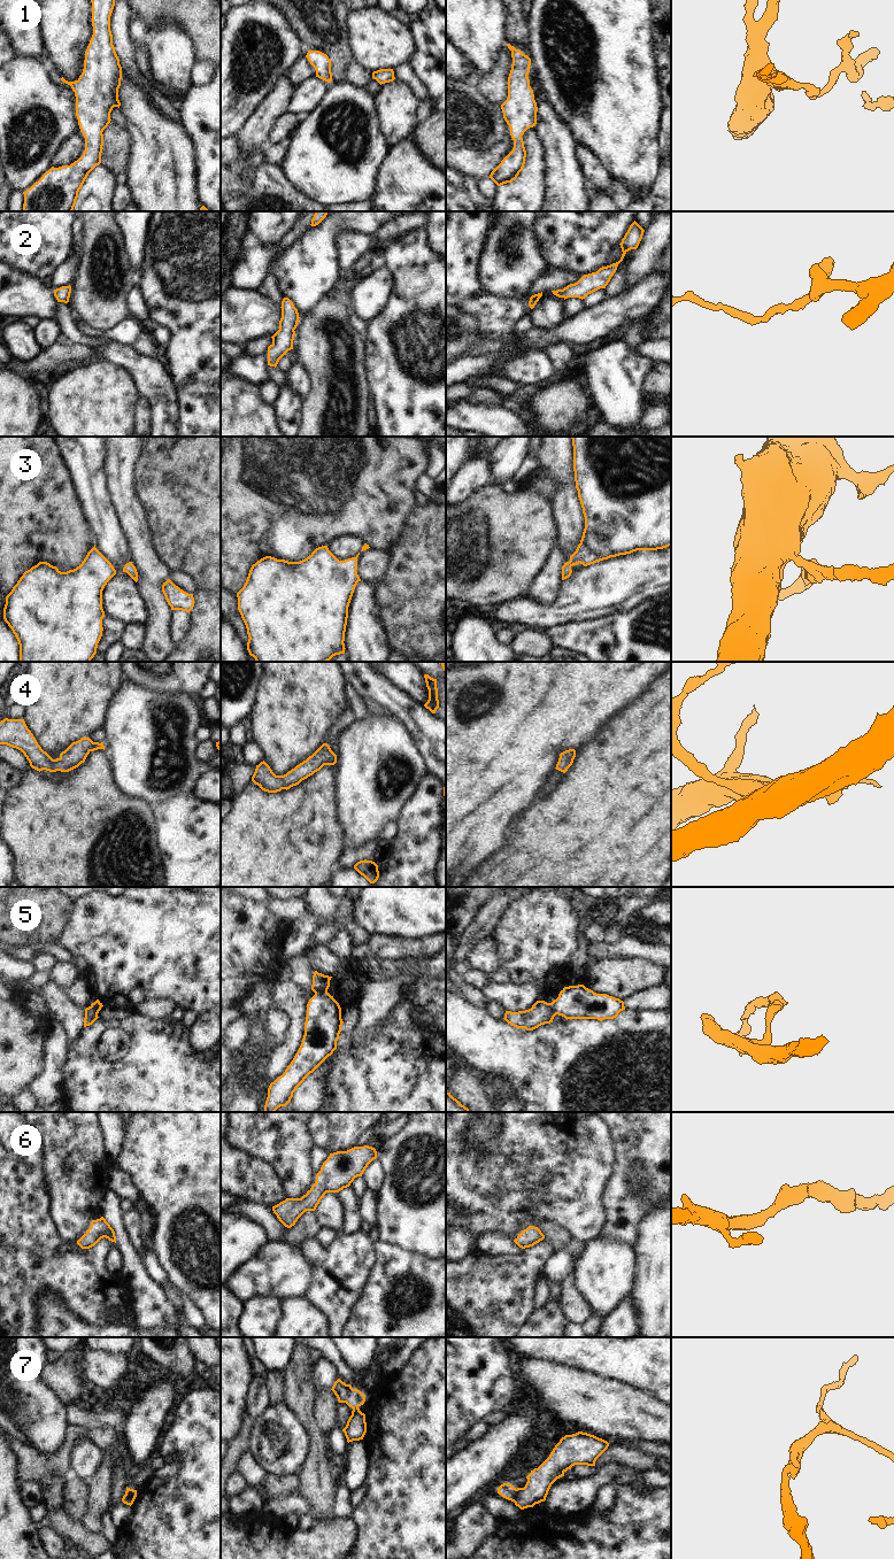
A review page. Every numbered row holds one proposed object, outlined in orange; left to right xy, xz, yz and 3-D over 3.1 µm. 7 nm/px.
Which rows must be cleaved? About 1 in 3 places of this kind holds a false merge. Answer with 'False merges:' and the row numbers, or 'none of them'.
False merges: 5, 7

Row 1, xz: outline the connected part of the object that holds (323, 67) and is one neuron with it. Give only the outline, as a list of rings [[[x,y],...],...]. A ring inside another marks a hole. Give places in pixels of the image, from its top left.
[[[308,51],[306,57],[316,70],[316,77],[331,83],[331,60],[329,56],[319,51]]]

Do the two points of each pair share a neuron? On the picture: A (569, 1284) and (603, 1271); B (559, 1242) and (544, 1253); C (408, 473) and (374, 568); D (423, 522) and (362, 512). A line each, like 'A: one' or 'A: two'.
A: two
B: two
C: two
D: two

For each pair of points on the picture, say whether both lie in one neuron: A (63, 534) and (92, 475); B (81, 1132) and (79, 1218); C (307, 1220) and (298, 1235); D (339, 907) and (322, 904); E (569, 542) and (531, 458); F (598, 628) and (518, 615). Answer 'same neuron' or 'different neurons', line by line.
A: different neurons
B: same neuron
C: same neuron
D: same neuron
E: different neurons
F: different neurons

